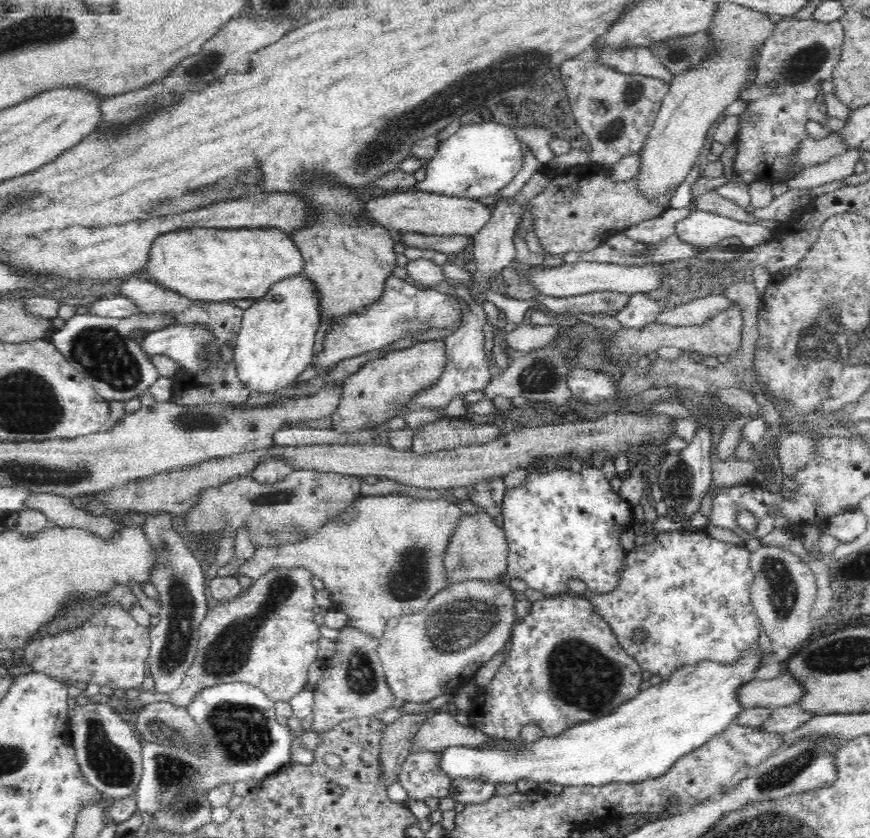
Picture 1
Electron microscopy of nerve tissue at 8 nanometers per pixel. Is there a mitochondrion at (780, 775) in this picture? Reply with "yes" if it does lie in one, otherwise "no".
yes

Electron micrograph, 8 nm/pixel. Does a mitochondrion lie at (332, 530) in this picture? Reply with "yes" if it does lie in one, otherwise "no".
no

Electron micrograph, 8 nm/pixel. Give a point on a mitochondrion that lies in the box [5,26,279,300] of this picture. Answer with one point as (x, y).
(206, 63)

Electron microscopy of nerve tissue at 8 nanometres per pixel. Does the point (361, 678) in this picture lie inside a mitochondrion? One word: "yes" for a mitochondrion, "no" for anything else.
yes

